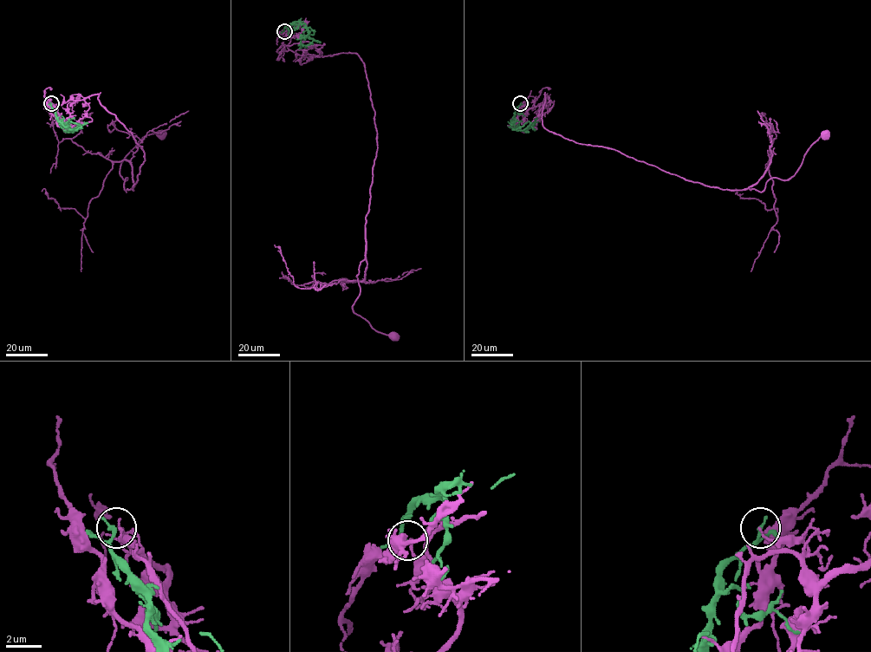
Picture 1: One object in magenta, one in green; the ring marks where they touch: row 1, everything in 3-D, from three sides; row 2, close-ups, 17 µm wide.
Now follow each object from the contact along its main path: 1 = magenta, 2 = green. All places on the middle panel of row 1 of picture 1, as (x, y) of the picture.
1: (284, 30), (294, 52), (356, 54), (364, 65), (377, 151), (366, 257), (352, 309), (376, 330), (394, 335)
2: (284, 30), (290, 23), (303, 23), (308, 35), (302, 38), (301, 45), (306, 48)

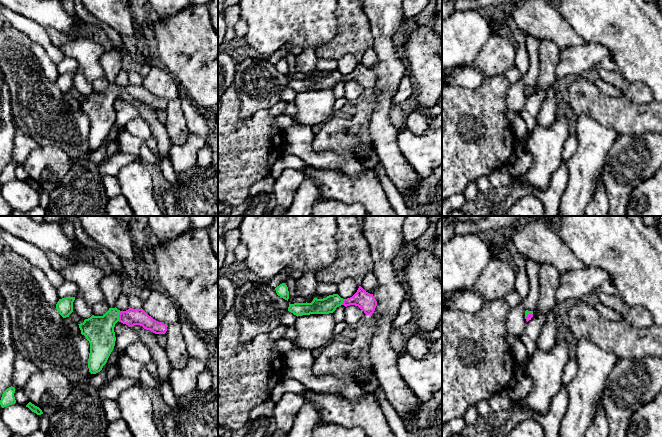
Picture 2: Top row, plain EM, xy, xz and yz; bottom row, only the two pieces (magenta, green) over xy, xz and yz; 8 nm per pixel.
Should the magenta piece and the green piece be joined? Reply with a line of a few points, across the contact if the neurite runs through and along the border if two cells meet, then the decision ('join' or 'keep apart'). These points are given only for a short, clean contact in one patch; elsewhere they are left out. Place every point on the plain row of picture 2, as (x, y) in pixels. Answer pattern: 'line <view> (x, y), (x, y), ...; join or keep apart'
keep apart

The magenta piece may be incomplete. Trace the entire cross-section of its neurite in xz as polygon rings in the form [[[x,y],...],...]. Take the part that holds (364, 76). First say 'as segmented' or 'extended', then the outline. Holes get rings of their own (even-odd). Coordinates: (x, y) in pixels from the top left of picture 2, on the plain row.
as segmented; [[[359,62],[357,68],[352,73],[343,76],[342,81],[345,83],[350,81],[358,82],[366,91],[371,91],[375,87],[377,77],[373,70],[366,68]]]

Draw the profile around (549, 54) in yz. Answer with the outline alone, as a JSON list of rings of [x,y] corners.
[[[541,40],[539,46],[539,75],[533,91],[538,88],[548,91],[556,81],[556,66],[560,58],[560,50],[550,40]]]

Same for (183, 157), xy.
[[[189,133],[187,140],[182,145],[173,145],[169,151],[174,171],[177,174],[193,168],[197,164],[198,152],[206,144],[206,139]]]

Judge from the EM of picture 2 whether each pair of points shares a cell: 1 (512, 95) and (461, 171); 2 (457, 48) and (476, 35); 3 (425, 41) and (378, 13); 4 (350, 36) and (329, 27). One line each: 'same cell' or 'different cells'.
1: different cells
2: same cell
3: different cells
4: different cells

